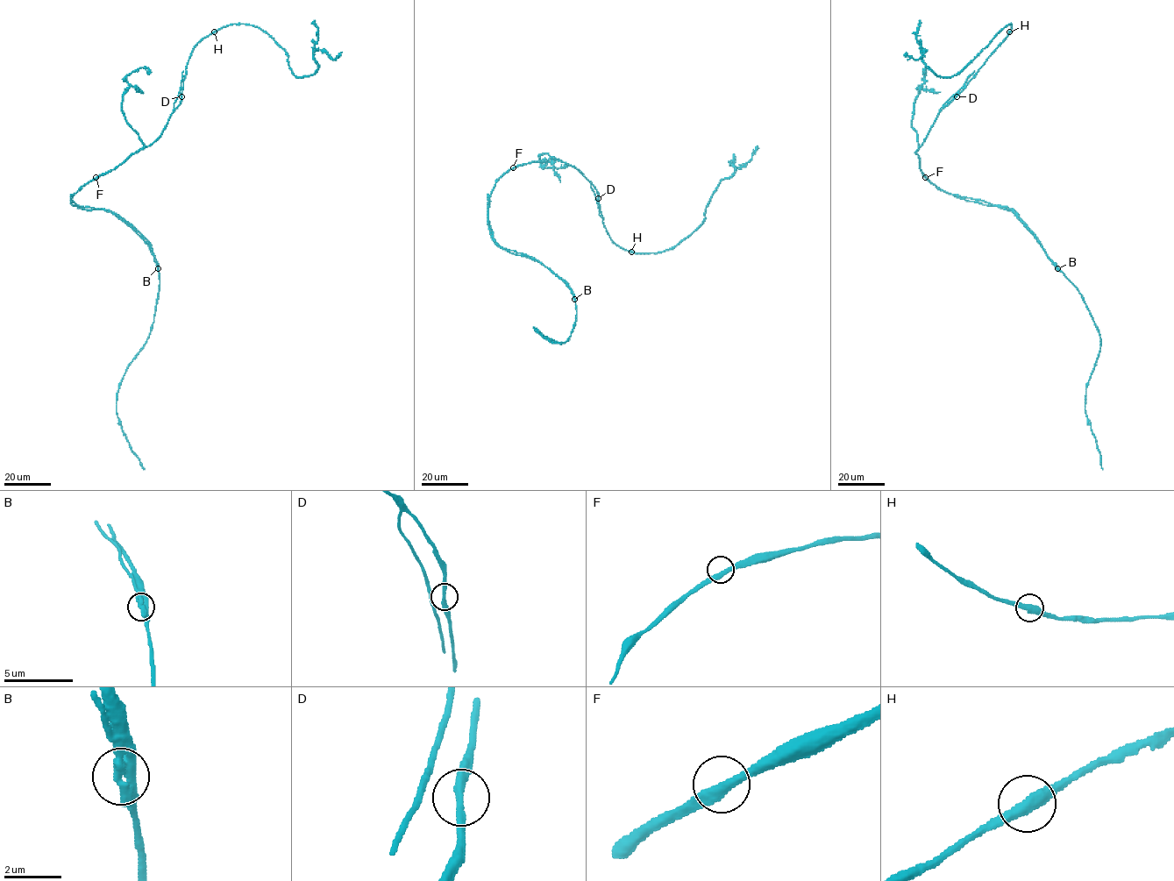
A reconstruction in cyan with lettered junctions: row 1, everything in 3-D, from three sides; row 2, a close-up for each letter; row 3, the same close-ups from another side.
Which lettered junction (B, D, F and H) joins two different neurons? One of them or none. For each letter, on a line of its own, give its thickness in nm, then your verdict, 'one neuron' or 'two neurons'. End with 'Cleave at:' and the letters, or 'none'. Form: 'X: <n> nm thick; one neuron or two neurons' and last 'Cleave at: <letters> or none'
B: 400 nm thick; two neurons
D: 280 nm thick; one neuron
F: 320 nm thick; one neuron
H: 460 nm thick; one neuron
Cleave at: B

